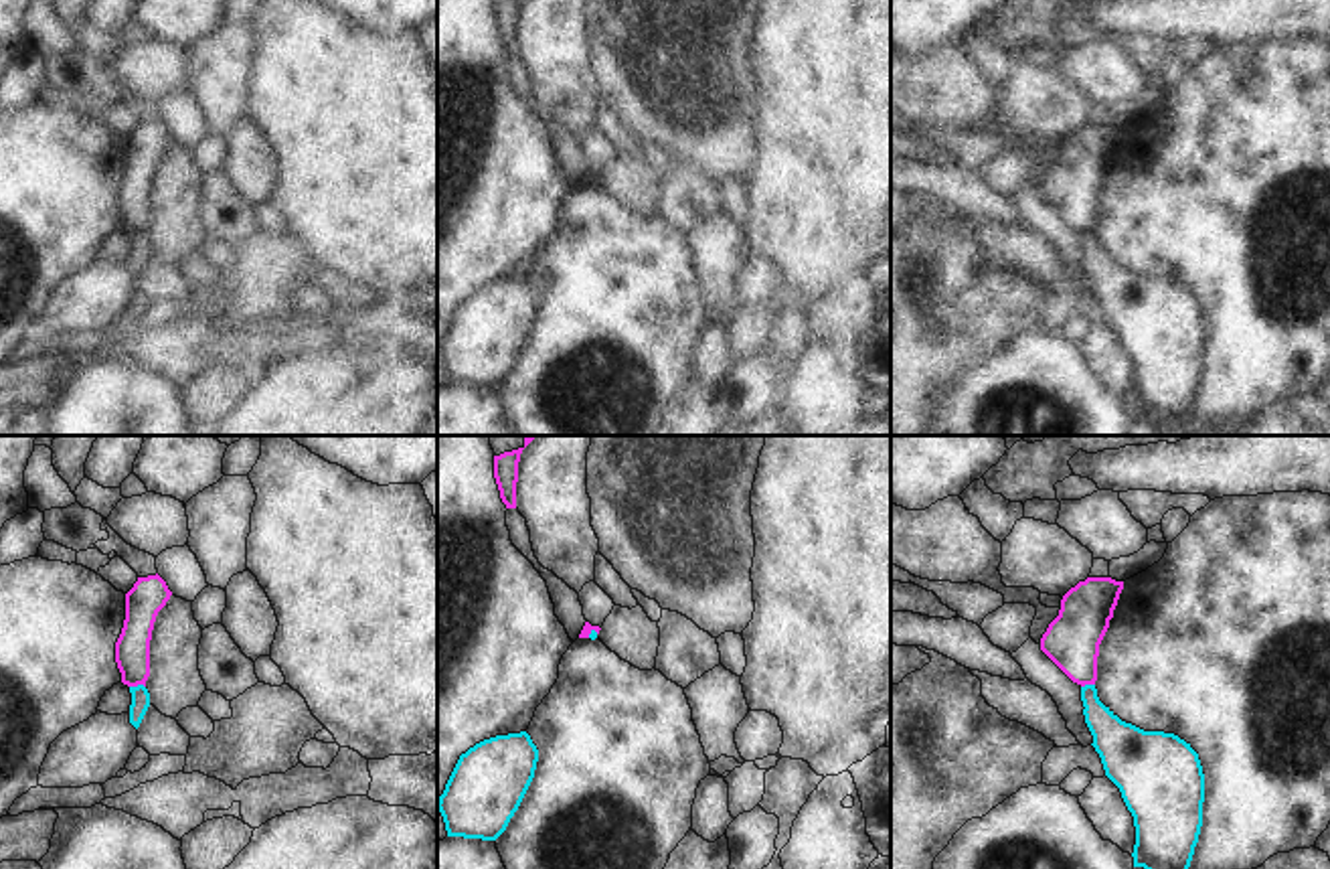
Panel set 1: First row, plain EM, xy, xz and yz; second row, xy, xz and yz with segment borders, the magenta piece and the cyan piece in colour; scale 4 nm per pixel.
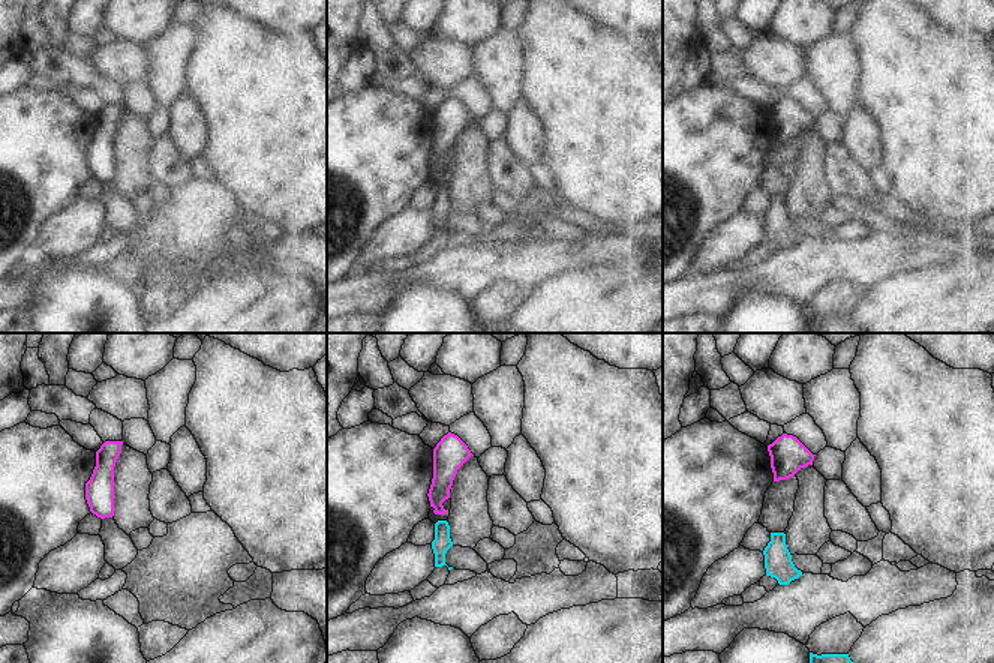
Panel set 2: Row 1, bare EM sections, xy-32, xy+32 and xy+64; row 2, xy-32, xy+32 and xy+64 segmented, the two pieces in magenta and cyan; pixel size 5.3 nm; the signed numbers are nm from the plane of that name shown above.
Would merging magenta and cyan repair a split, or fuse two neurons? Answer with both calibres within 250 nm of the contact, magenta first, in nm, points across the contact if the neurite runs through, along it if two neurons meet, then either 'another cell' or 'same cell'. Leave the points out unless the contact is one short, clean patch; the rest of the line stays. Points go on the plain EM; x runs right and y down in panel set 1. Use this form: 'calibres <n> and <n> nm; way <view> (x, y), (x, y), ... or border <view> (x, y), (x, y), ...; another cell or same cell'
calibres 140 and 80 nm; border xy (144, 231), (130, 233); another cell

